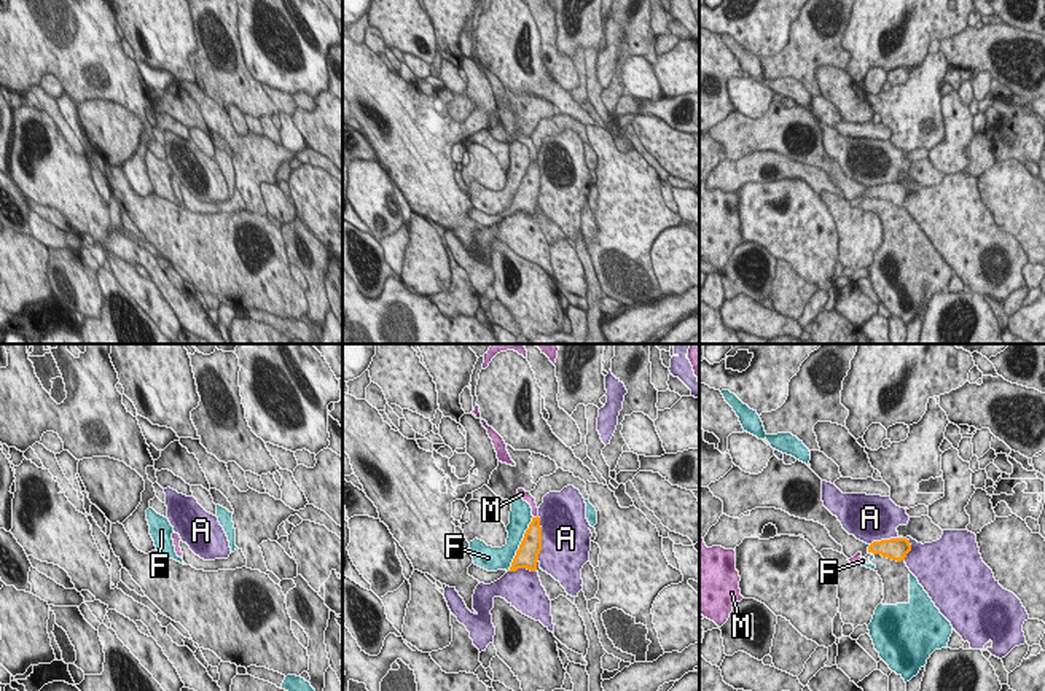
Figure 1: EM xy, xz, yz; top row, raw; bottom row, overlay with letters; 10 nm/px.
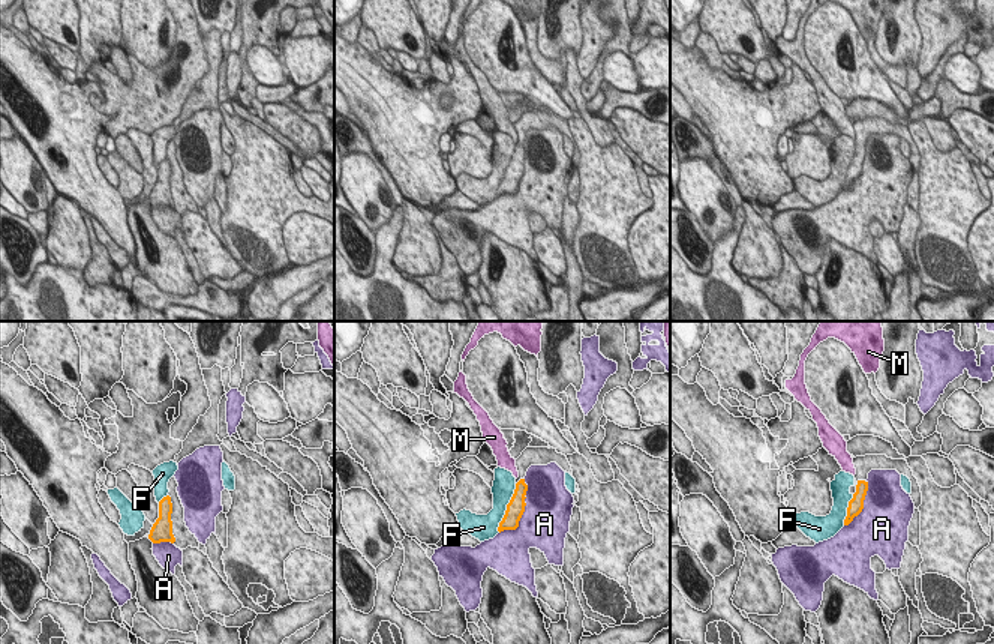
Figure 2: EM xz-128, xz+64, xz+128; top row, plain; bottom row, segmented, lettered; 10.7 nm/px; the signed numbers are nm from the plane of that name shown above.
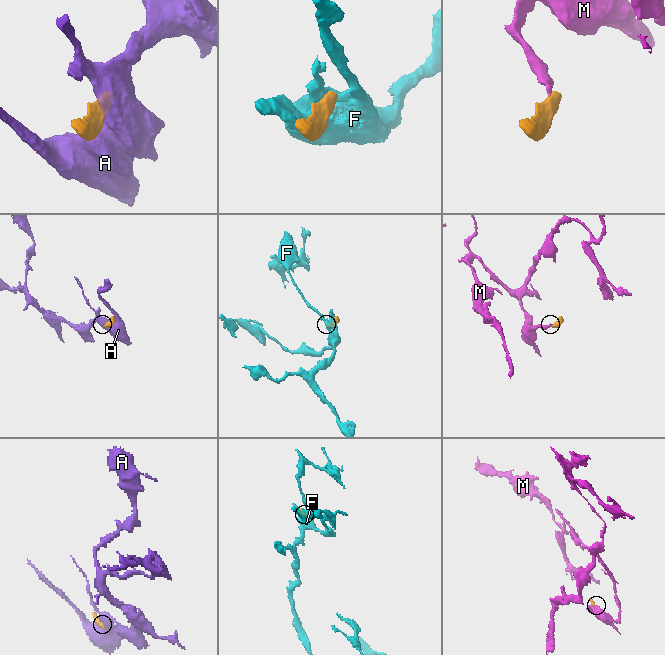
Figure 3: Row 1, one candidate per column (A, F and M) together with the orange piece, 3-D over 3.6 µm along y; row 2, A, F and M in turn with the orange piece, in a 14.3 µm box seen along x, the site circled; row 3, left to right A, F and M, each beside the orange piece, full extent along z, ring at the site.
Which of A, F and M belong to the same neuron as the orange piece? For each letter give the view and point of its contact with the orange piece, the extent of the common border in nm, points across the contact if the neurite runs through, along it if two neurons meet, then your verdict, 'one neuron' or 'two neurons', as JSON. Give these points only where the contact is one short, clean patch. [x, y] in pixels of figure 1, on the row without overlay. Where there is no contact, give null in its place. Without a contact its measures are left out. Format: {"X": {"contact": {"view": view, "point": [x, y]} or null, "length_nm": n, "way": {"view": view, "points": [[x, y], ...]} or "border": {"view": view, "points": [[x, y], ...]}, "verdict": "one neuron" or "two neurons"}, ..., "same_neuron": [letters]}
{"A": {"contact": {"view": "xz", "point": [540, 182]}, "length_nm": 440, "verdict": "two neurons"}, "F": {"contact": {"view": "xz", "point": [521, 187]}, "length_nm": 600, "verdict": "two neurons"}, "M": {"contact": {"view": "xz", "point": [537, 160]}, "length_nm": 60, "border": {"view": "xz", "points": [[537, 158], [534, 161]]}, "verdict": "two neurons"}, "same_neuron": []}

